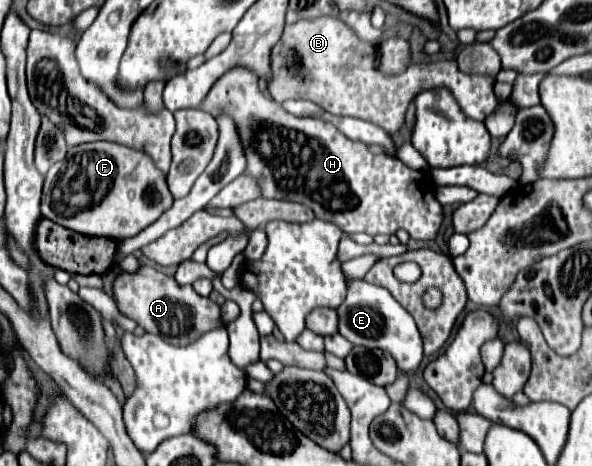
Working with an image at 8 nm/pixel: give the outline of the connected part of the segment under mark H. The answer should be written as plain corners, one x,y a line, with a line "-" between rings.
233,68
223,74
199,106
213,118
221,114
231,116
239,128
239,140
243,140
243,152
247,156
245,174
259,180
263,188
263,198
289,200
303,206
309,206
317,218
337,224
343,232
367,232
375,234
395,234
403,228
415,240
433,240
441,220
441,204
435,198
435,184
427,172
407,168
399,158
385,154
371,154
363,142
353,142
341,134
331,122
319,118
299,118
291,116
281,104
267,100
257,88
257,76
247,68

